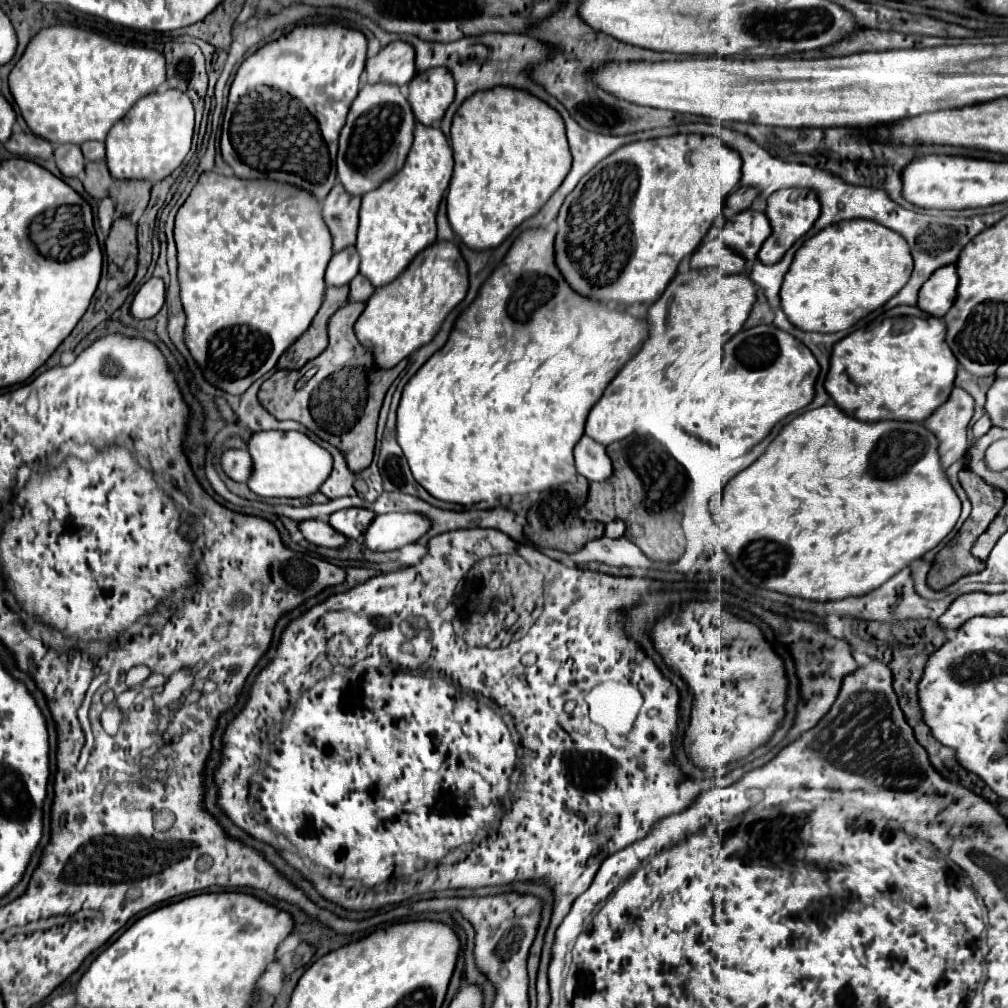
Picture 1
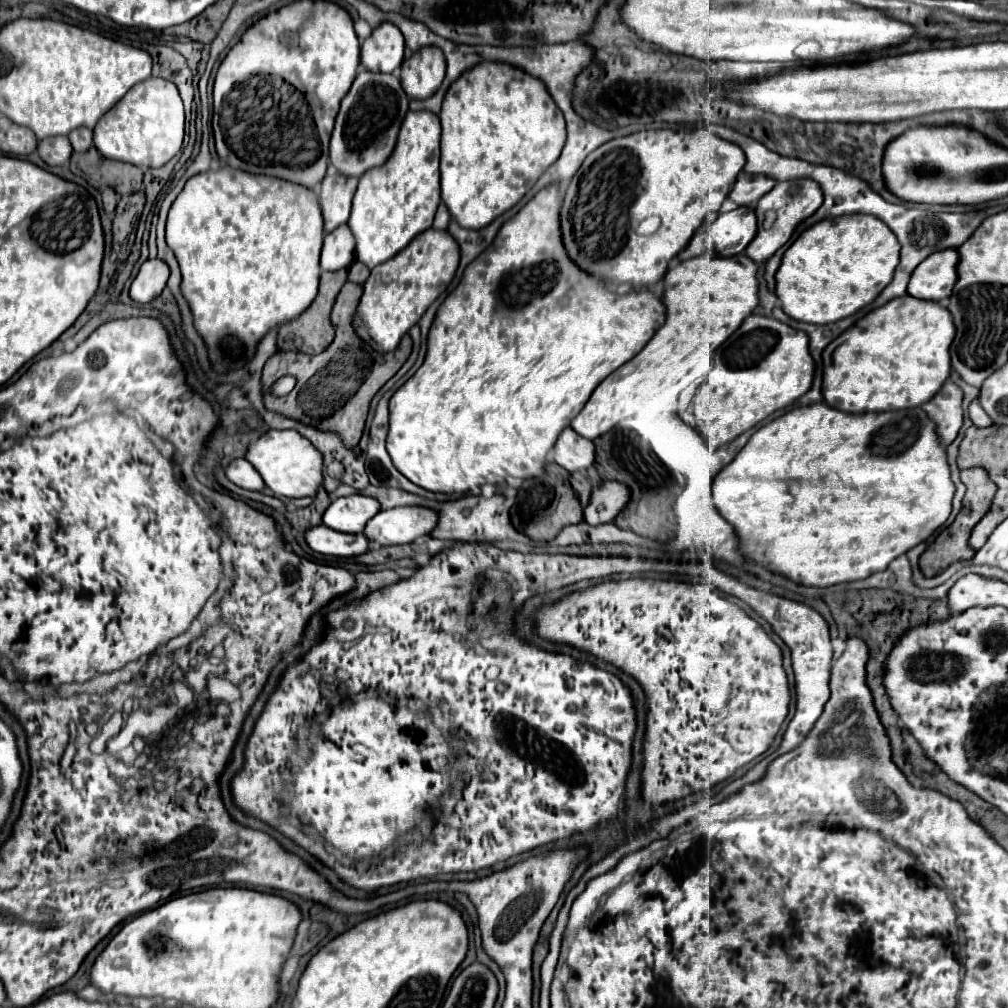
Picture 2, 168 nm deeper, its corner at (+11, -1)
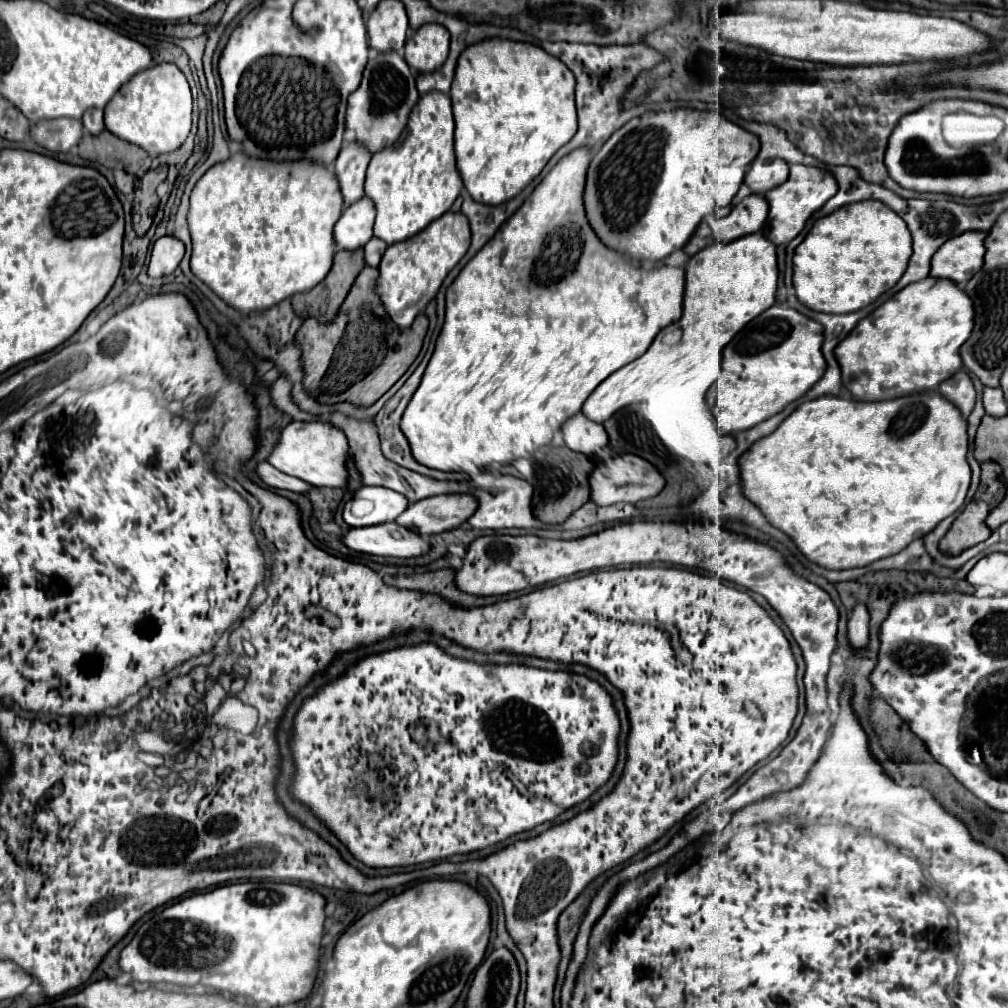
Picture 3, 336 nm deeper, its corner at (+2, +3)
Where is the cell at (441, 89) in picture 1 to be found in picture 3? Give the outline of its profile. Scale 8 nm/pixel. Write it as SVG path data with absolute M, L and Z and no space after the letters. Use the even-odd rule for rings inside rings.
M424 24L406 40L404 58L418 72L434 72L446 60L450 34L442 24Z

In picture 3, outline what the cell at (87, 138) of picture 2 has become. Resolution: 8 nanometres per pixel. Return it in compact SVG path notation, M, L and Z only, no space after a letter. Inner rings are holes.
M90 108L90 110L86 110L82 122L84 122L84 128L86 128L90 134L100 134L100 132L104 130L102 110L98 110L98 108Z

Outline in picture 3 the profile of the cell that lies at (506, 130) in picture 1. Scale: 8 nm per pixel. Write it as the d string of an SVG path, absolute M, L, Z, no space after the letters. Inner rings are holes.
M486 38L482 42L470 44L462 50L458 64L456 64L456 76L452 82L452 90L450 90L450 98L452 98L452 108L454 108L454 120L456 120L456 160L458 160L458 170L462 174L464 180L464 188L468 190L468 194L476 200L476 202L484 202L484 204L502 204L510 198L514 198L518 192L522 192L538 174L540 170L546 166L546 162L552 158L552 154L564 146L574 134L576 134L576 104L574 104L574 86L576 86L576 78L572 74L572 70L568 70L568 66L564 66L562 60L550 56L546 50L542 50L540 46L528 44L528 42L514 42L514 40L504 40L504 38Z

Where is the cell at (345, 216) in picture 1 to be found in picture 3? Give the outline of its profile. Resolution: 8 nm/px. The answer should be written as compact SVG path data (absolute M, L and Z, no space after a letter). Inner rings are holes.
M358 140L348 142L340 150L334 162L334 172L340 180L344 206L350 206L352 202L364 196L364 174L370 158L372 158L372 152Z

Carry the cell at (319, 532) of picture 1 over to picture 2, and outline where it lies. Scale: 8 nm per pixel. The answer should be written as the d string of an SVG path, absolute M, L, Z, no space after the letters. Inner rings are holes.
M325 524L309 528L305 532L305 540L315 552L341 556L341 558L359 556L369 548L369 540L363 534L341 534L341 532L329 530Z

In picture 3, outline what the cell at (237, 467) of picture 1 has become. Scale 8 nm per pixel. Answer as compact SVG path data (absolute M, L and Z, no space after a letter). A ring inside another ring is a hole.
M262 462L258 466L258 474L262 476L262 480L272 486L272 488L282 488L282 490L290 490L290 492L308 492L312 490L314 486L300 480L300 478L294 478L294 476L288 476L284 472L278 472L274 466L270 466L268 462Z

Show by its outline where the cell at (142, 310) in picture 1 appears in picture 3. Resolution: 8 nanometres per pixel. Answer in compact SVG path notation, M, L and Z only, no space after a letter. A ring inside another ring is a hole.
M162 236L152 246L148 274L154 278L174 272L184 256L184 242L174 236Z

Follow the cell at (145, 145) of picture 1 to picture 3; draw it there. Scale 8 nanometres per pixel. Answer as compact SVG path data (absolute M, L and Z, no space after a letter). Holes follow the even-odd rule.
M154 64L134 74L104 108L104 124L118 138L144 148L150 154L170 154L188 138L192 124L192 94L186 76L176 64Z

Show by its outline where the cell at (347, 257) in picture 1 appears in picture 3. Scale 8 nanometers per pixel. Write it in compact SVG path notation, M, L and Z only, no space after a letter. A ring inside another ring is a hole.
M368 196L350 204L334 226L334 238L338 248L340 250L362 248L372 238L374 216L376 216L376 208Z

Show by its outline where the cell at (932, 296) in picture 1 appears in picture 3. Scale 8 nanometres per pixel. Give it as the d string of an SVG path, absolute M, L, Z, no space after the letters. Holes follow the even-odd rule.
M966 232L960 234L958 238L950 238L944 242L942 250L934 254L932 270L930 276L934 278L946 278L956 284L968 282L984 264L984 254L986 254L986 240L988 232Z

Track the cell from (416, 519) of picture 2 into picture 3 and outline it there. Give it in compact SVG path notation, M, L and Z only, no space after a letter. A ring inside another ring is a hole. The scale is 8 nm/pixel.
M470 494L434 496L412 504L396 522L400 526L414 528L424 536L432 536L460 528L476 510L478 502Z

